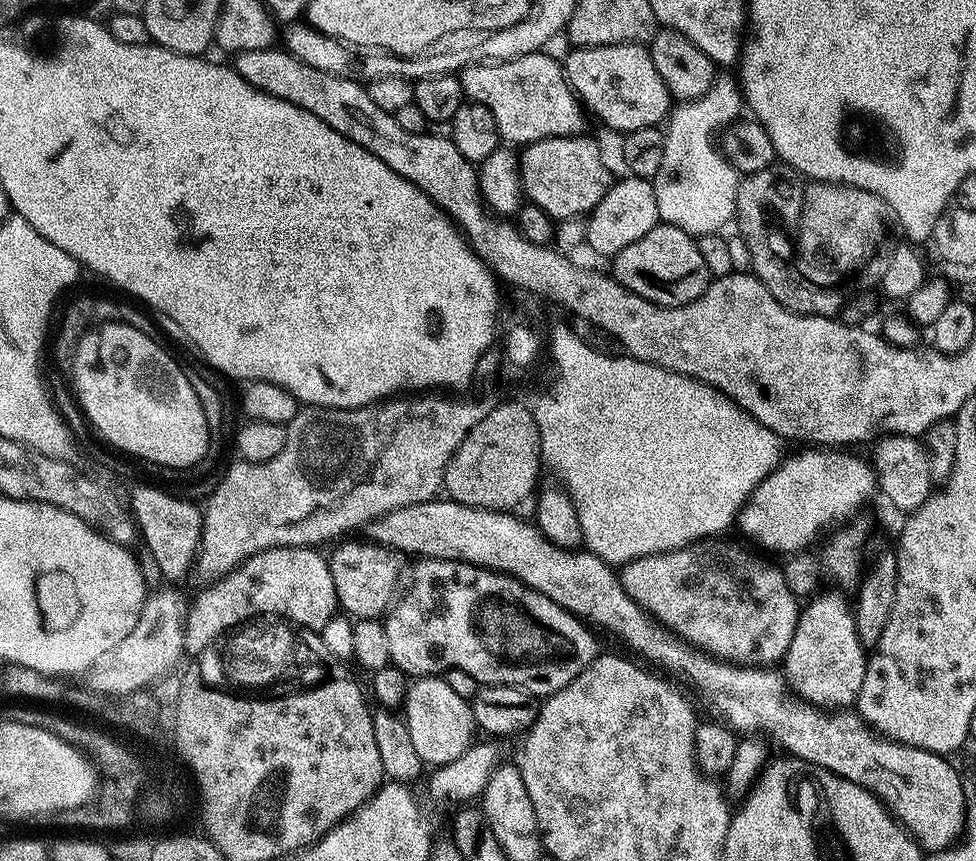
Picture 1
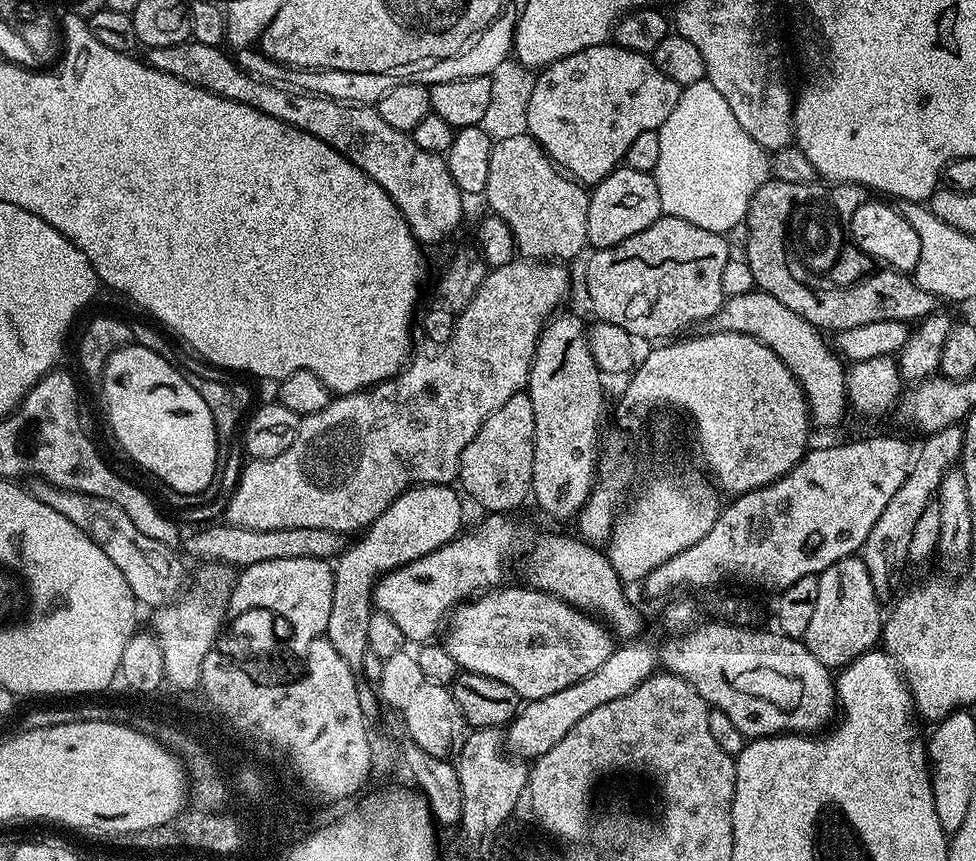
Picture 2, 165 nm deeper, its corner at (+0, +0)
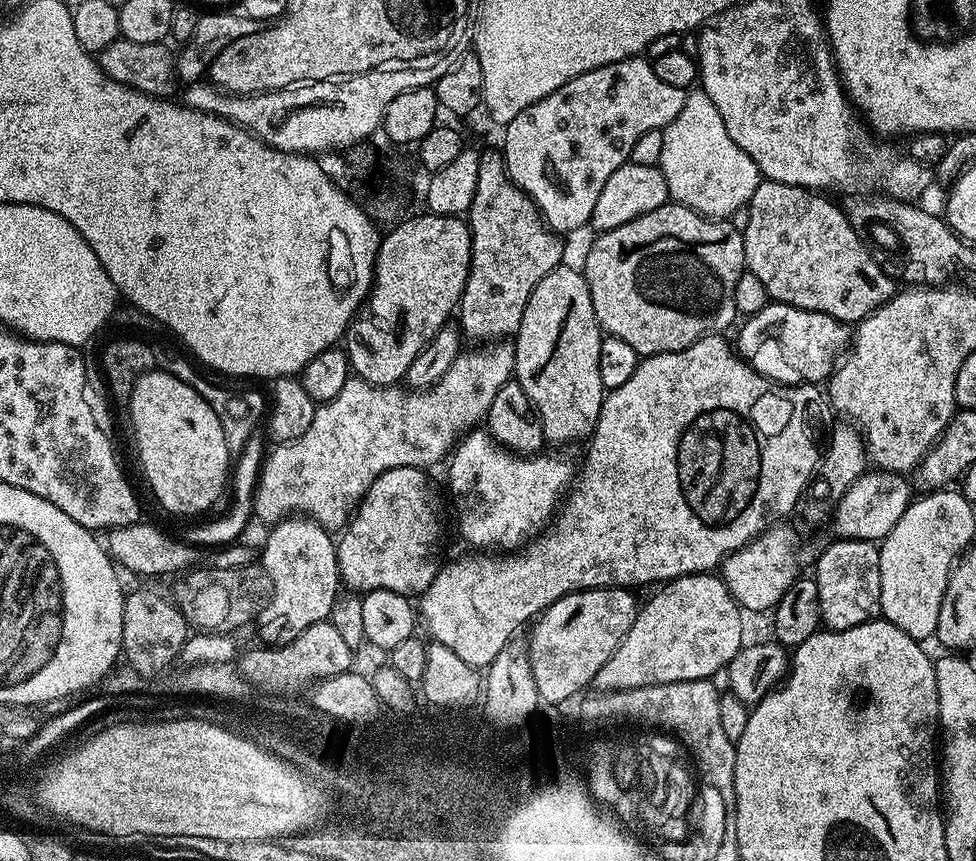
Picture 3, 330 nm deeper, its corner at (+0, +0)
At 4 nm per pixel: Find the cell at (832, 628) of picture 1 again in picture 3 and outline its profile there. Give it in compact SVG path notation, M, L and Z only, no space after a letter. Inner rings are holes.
M836 538L833 541L833 544L816 560L814 579L818 586L820 618L825 629L850 630L850 626L858 626L880 616L880 595L884 592L884 579L880 569L880 549L871 540Z

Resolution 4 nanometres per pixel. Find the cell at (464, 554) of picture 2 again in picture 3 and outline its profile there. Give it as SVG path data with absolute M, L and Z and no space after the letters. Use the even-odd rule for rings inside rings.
M720 334L707 336L686 346L686 350L645 356L624 385L611 389L605 395L596 428L586 444L588 453L584 456L584 465L581 468L579 465L578 479L574 487L563 497L551 523L535 538L529 539L522 550L504 554L508 556L472 554L476 556L464 556L453 564L445 563L441 567L434 582L430 582L430 586L419 597L420 604L418 600L418 616L422 621L423 631L425 628L435 643L454 650L454 654L458 654L458 658L462 658L462 662L466 662L470 667L477 670L487 669L488 665L494 662L494 658L498 658L498 650L513 643L515 636L512 635L524 623L527 625L535 621L540 613L546 611L554 602L558 602L558 598L568 596L571 592L585 592L591 588L636 590L639 584L660 586L680 576L711 573L719 569L728 556L747 546L760 533L764 533L777 522L783 521L785 519L783 516L788 516L791 512L793 515L797 511L804 489L813 479L820 463L821 453L816 452L816 444L808 433L808 420L816 428L822 427L827 422L830 405L825 393L815 384L777 384L775 380L767 380L762 374L755 372L744 361L743 356L734 351L733 345L729 341L727 344L724 339L725 337ZM808 404L813 404L809 412Z

